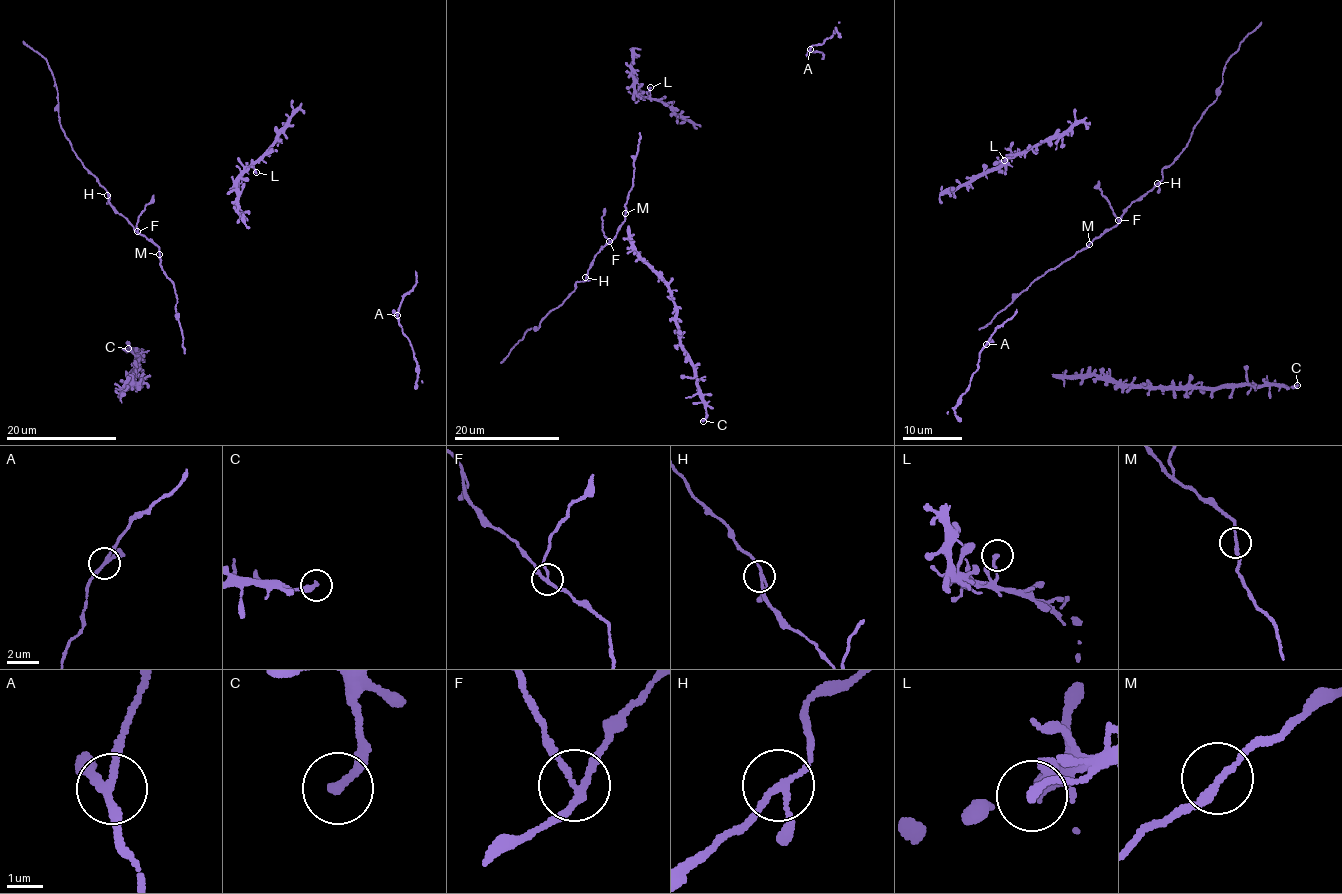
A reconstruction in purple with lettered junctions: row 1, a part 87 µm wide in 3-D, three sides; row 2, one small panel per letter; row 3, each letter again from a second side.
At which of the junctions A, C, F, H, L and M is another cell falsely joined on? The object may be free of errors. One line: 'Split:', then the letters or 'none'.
Split: F

